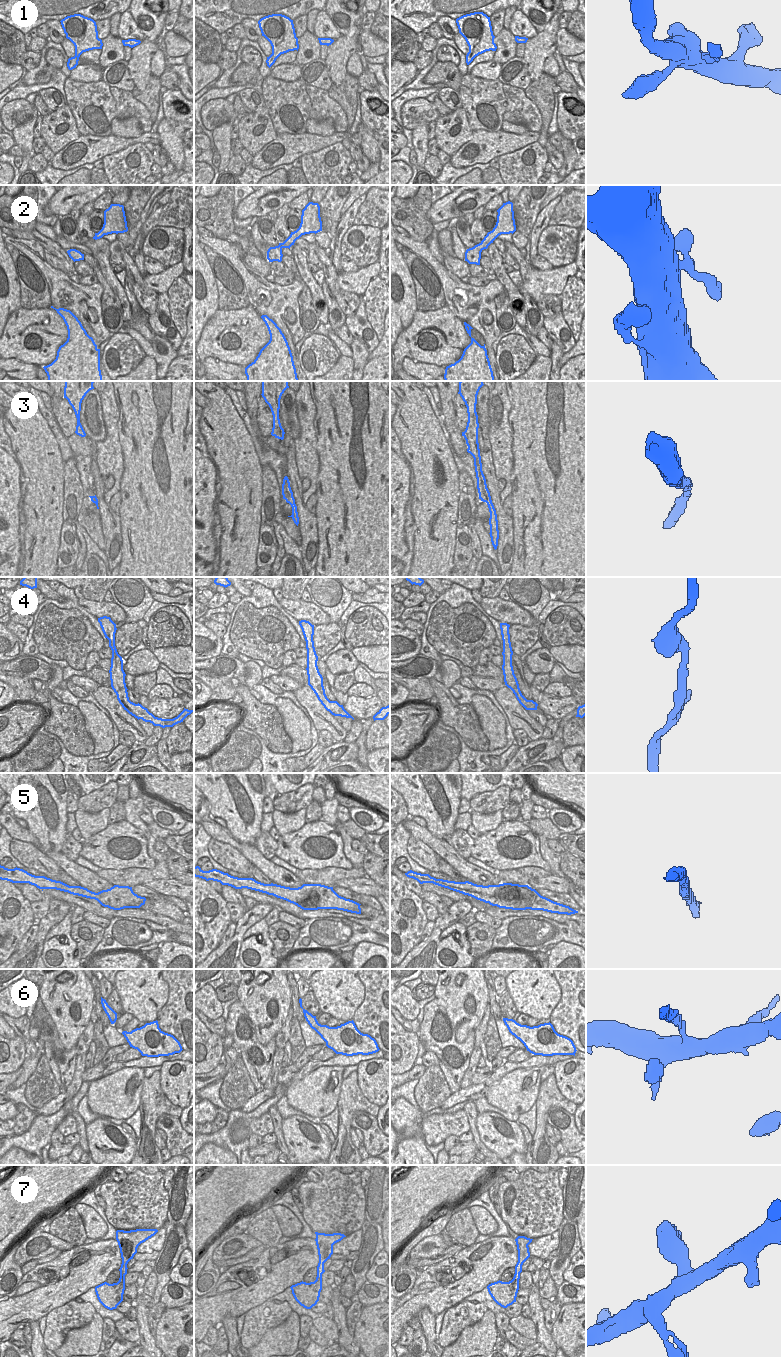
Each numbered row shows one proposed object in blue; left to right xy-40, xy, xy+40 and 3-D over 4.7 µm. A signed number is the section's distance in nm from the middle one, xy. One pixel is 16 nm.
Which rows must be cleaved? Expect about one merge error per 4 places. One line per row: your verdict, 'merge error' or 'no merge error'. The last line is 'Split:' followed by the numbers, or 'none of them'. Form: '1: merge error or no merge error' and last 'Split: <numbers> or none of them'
1: no merge error
2: no merge error
3: no merge error
4: no merge error
5: no merge error
6: no merge error
7: no merge error
Split: none of them

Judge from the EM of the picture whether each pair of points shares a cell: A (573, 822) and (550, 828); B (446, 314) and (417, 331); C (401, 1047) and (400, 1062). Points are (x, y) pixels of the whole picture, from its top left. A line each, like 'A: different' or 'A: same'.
A: different
B: same
C: same

